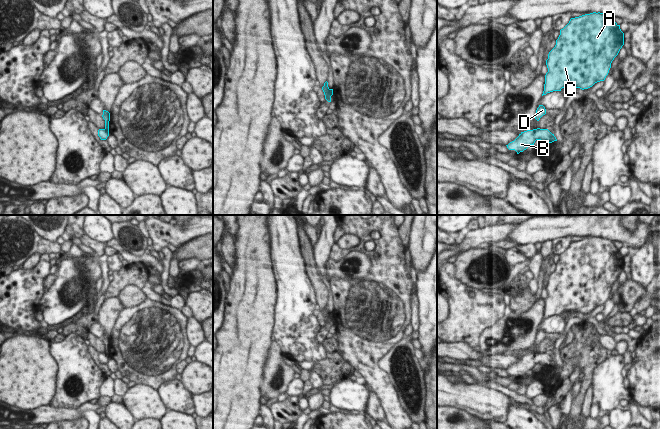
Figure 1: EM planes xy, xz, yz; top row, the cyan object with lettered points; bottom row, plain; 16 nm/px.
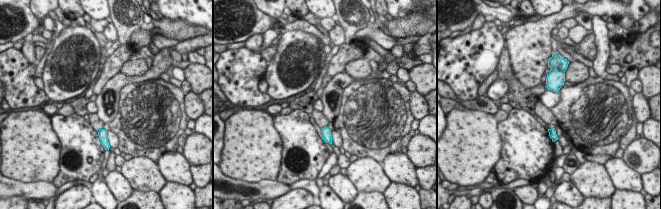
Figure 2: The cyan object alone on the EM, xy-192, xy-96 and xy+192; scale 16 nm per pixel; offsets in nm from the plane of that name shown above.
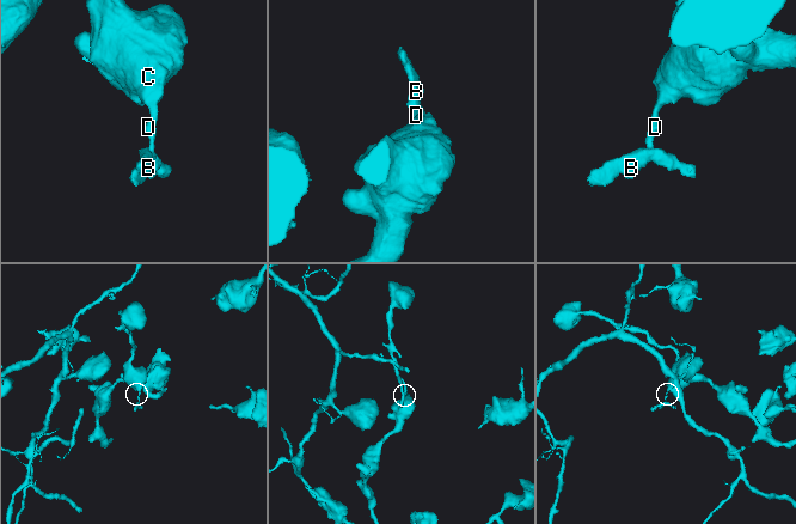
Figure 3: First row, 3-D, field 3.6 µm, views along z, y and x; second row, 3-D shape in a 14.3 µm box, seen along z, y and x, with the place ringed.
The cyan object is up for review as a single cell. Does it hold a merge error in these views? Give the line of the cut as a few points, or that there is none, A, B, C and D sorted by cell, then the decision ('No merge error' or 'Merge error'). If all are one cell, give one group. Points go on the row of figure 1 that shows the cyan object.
Split along xy (104, 129), (108, 132). Groups: A C D / B. Merge error.

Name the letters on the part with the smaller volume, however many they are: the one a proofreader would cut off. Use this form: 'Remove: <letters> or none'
Remove: B

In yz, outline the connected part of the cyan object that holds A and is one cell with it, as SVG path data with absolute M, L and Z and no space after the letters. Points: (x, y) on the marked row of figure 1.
M590 13L571 18L569 23L560 30L555 47L549 52L546 65L548 72L545 75L543 95L553 91L561 91L564 87L580 88L582 90L592 87L595 83L604 81L611 68L611 63L624 45L624 33L615 19L603 13Z

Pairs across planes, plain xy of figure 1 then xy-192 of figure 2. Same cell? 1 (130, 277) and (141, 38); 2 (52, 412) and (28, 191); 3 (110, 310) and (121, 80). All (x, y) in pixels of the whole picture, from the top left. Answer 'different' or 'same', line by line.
1: different
2: same
3: same

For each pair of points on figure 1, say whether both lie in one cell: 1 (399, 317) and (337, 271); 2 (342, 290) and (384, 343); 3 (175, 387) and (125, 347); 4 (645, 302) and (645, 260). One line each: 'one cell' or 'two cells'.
1: two cells
2: one cell
3: two cells
4: one cell

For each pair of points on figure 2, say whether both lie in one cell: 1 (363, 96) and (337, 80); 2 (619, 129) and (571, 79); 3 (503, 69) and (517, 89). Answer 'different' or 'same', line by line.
1: different
2: different
3: same

